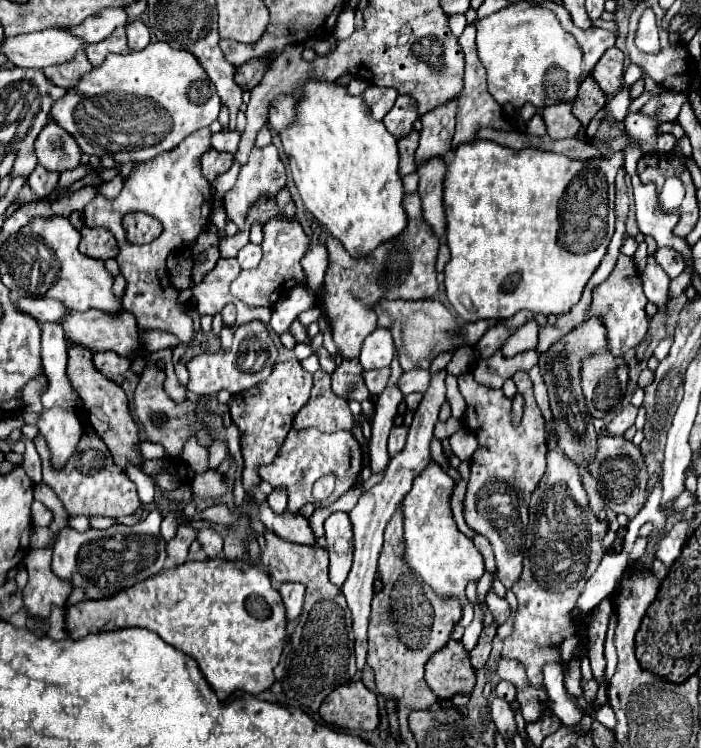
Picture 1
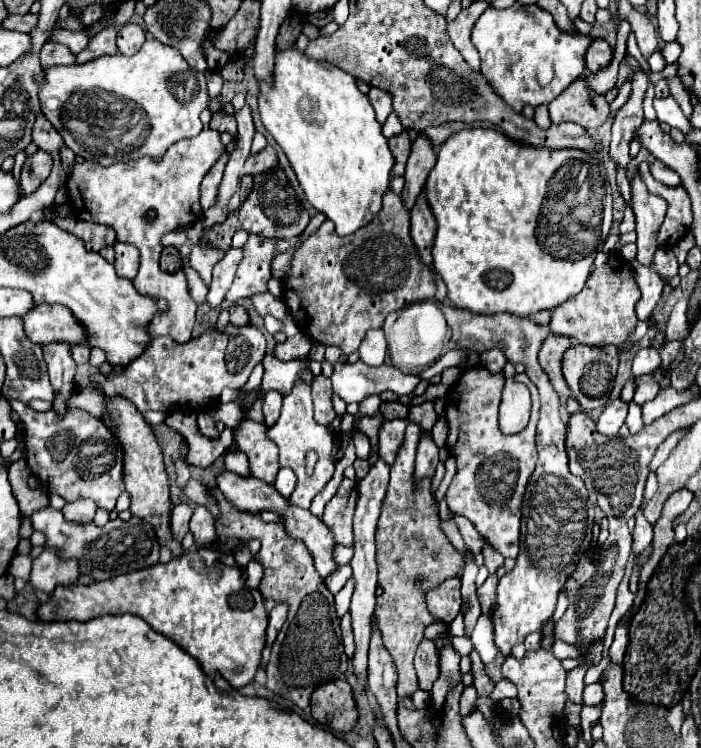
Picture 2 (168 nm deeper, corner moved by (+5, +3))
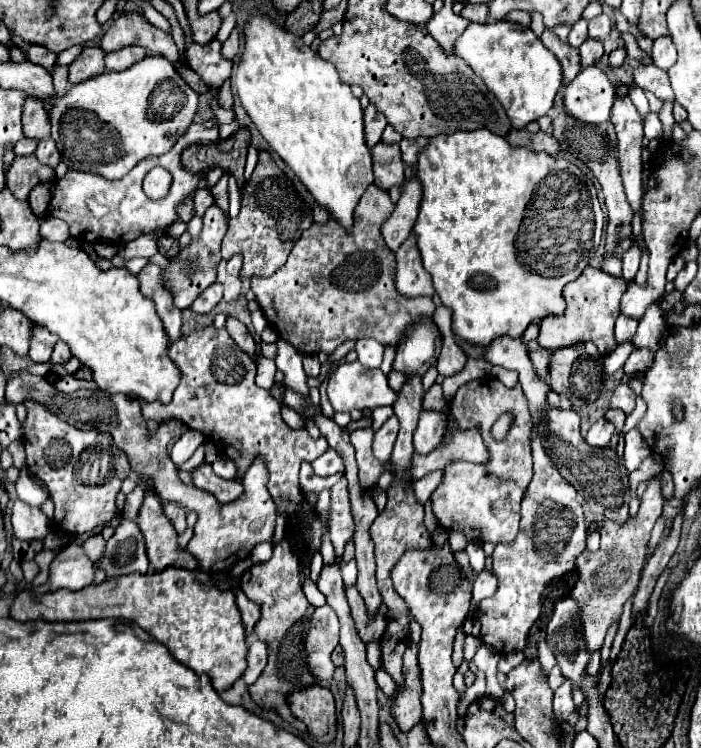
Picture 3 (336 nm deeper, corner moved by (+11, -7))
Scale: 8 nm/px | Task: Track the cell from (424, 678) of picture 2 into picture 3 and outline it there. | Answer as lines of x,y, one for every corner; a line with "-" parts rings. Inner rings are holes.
410,644
404,652
404,688
394,698
392,714
398,726
408,732
422,720
422,682
418,670
418,644

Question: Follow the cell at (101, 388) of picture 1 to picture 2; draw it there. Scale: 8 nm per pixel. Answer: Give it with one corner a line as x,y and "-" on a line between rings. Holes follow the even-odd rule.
114,396
114,398
106,398
106,404
108,404
106,416
102,422
112,428
112,432
116,434
116,438
122,442
122,448
124,448
124,484
132,496
130,512
132,516
138,516
150,522
156,530
160,546
170,548
172,556
178,556
184,552
184,548
180,546
180,542
172,538
172,532
170,532
170,510
172,510
170,482
164,470
164,454
154,438
154,432
130,400
124,400
122,396

